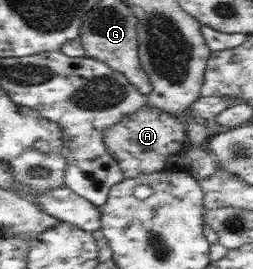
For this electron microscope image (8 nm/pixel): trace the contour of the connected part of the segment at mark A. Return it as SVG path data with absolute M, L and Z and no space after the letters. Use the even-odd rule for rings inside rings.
M149 105L121 119L116 125L107 127L103 133L103 142L109 154L120 165L124 178L152 174L168 168L166 159L186 146L186 138L186 127L178 116Z

